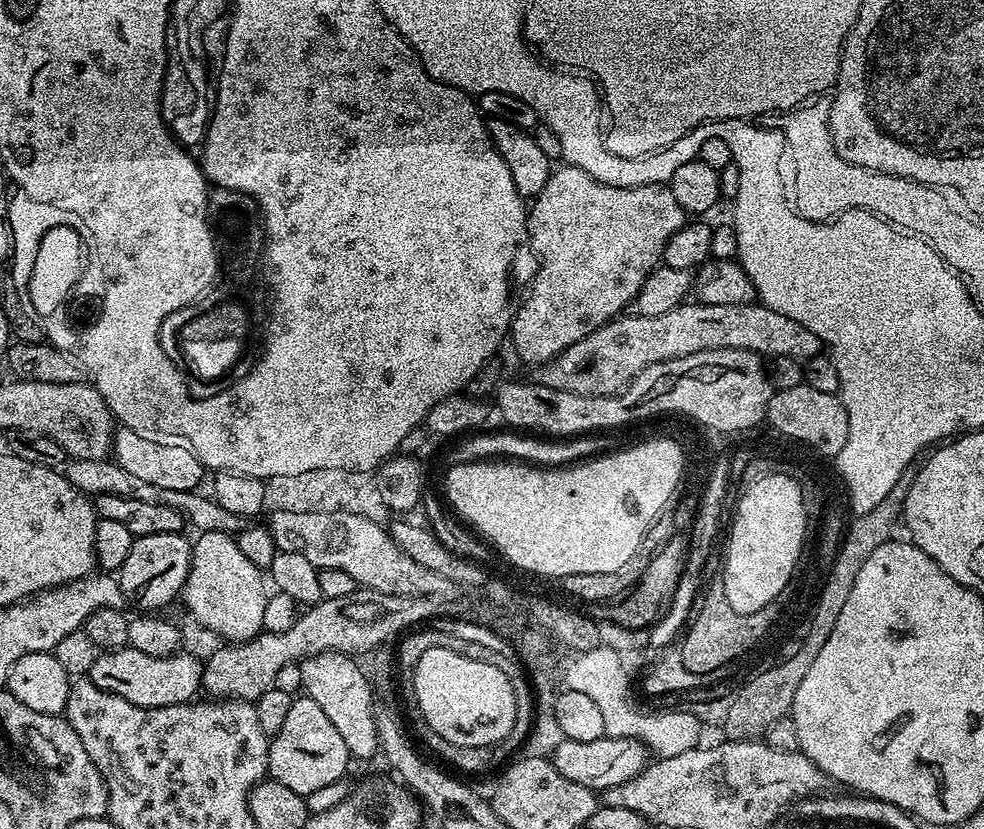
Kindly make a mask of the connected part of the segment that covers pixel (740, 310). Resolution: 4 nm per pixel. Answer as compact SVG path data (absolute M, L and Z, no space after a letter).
M685 302L661 316L624 314L603 324L597 332L574 342L547 364L539 365L539 383L547 388L583 396L618 396L633 378L651 364L679 360L717 350L750 350L765 358L789 356L801 362L821 355L818 334L806 330L802 322L786 318L759 302L706 304Z

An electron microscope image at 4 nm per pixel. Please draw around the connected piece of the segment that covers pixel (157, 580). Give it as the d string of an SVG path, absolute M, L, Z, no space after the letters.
M180 532L170 534L146 534L133 539L130 554L122 562L118 573L120 589L125 597L137 600L141 609L158 610L164 608L172 599L184 591L184 583L191 566L192 544Z

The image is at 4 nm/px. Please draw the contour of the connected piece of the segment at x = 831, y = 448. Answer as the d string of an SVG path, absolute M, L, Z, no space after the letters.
M808 383L793 388L773 391L766 400L766 420L775 427L777 433L791 433L803 440L811 440L815 451L828 458L834 458L846 446L848 437L848 415L839 395L822 390L814 390Z

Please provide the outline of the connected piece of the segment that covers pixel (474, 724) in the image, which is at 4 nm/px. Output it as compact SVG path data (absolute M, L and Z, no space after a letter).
M430 649L414 665L412 688L416 691L416 704L420 707L423 723L428 724L446 742L458 746L486 746L496 744L512 734L516 721L516 689L509 676L502 674L498 666L463 657L448 649Z

